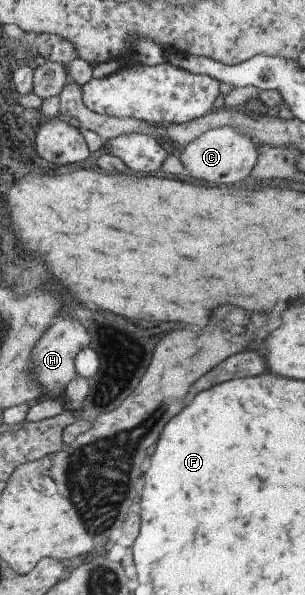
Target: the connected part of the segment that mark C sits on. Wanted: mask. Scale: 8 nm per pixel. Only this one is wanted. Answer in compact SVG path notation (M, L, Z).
M220 127L206 131L190 141L188 145L184 145L178 159L192 179L232 185L242 181L254 169L254 163L258 157L258 145L260 145L259 142L254 142L254 139L246 133L236 131L234 127L232 129Z

